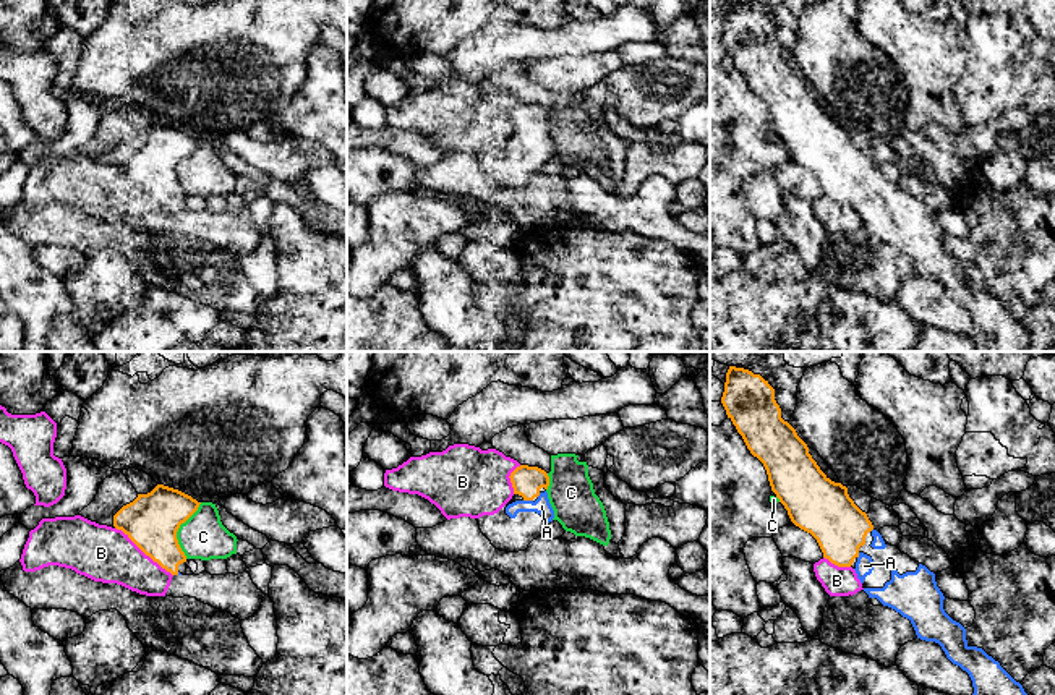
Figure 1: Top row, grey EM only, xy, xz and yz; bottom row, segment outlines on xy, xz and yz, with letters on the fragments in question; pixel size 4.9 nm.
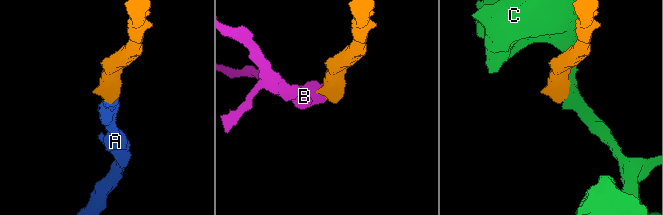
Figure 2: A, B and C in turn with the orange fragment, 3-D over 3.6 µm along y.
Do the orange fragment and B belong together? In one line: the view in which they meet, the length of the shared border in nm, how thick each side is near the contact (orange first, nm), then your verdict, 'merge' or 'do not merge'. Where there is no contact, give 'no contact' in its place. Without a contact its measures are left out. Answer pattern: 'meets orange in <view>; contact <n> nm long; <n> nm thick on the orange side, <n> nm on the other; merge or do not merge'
meets orange in xy; contact 380 nm long; 280 nm thick on the orange side, 280 nm on the other; do not merge

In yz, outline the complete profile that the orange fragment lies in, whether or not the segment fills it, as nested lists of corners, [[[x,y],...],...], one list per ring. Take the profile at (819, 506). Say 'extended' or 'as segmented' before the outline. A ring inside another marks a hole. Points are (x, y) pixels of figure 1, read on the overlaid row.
extended; [[[729,366],[721,403],[750,454],[763,463],[771,491],[791,522],[817,539],[831,564],[854,564],[864,583],[875,567],[872,557],[859,551],[867,533],[873,536],[873,549],[885,549],[886,544],[849,497],[848,488],[820,470],[807,444],[781,418],[775,389],[760,374]]]

